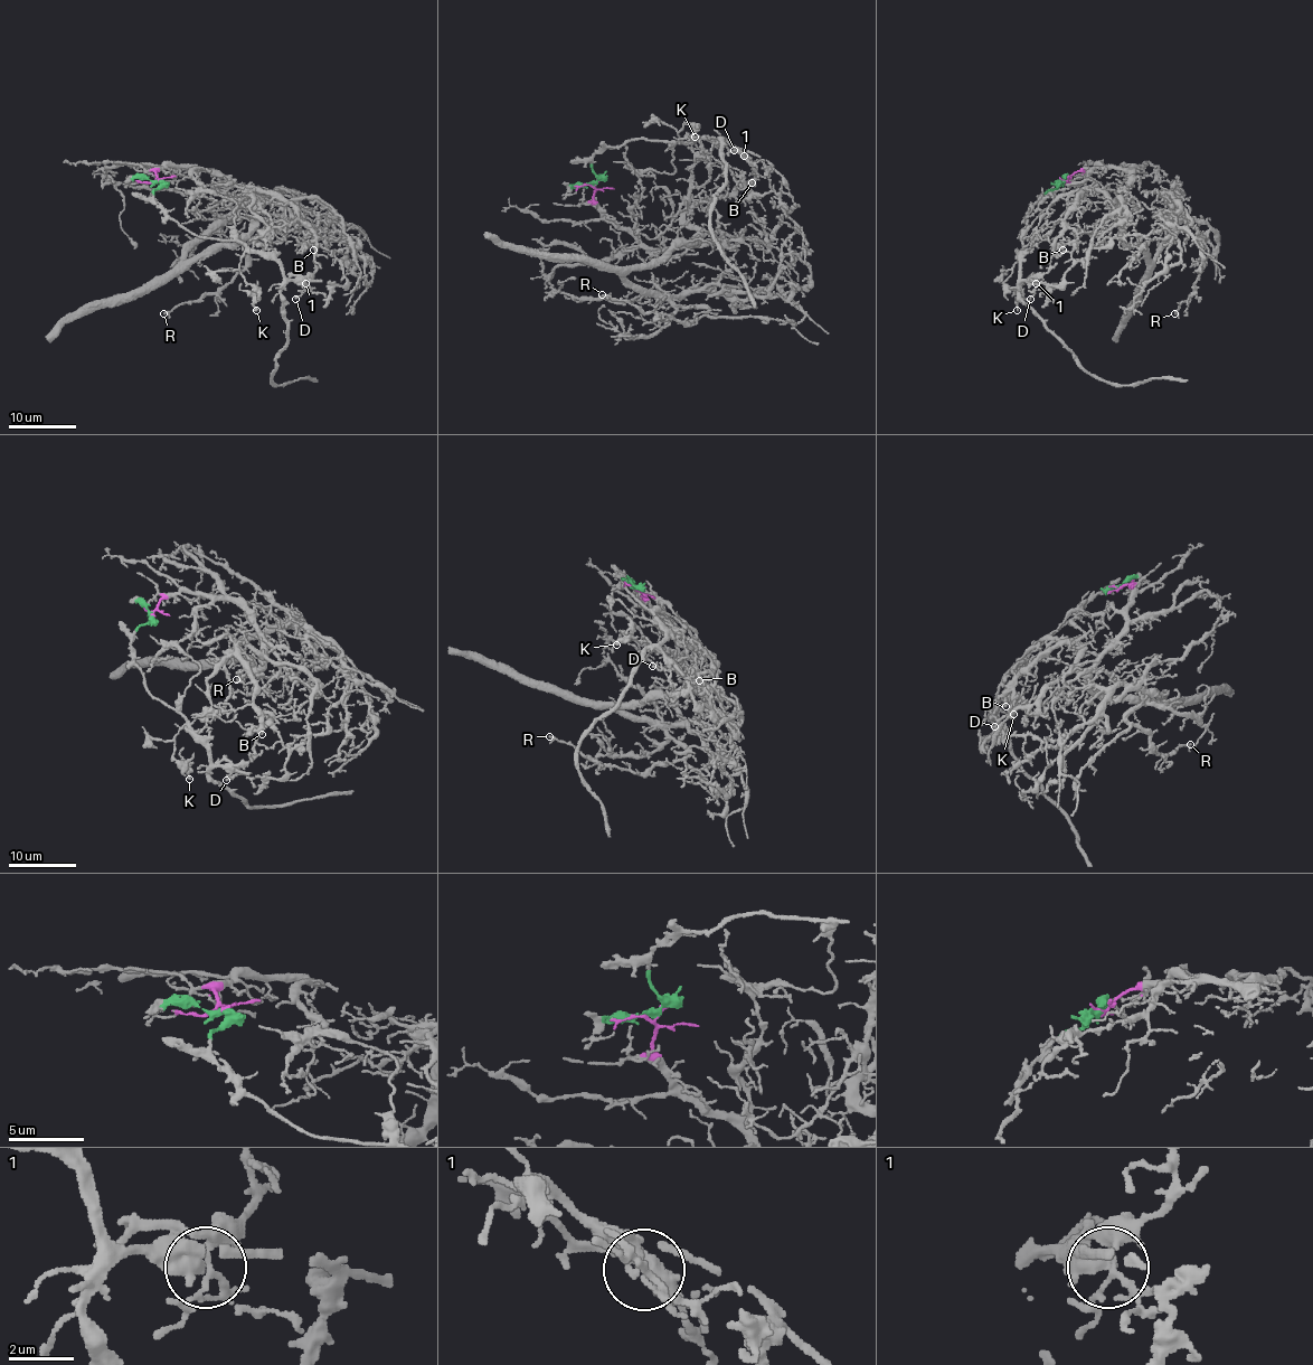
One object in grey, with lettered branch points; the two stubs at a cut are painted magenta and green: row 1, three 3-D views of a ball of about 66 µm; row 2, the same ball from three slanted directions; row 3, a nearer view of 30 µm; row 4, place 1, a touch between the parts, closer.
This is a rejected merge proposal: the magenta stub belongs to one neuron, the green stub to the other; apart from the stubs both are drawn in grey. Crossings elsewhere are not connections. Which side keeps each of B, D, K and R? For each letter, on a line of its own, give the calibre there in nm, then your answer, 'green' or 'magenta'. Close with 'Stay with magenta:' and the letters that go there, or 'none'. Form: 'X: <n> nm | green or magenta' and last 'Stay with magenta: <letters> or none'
B: 170 nm | magenta
D: 180 nm | magenta
K: 170 nm | green
R: 110 nm | magenta
Stay with magenta: B, D, R

